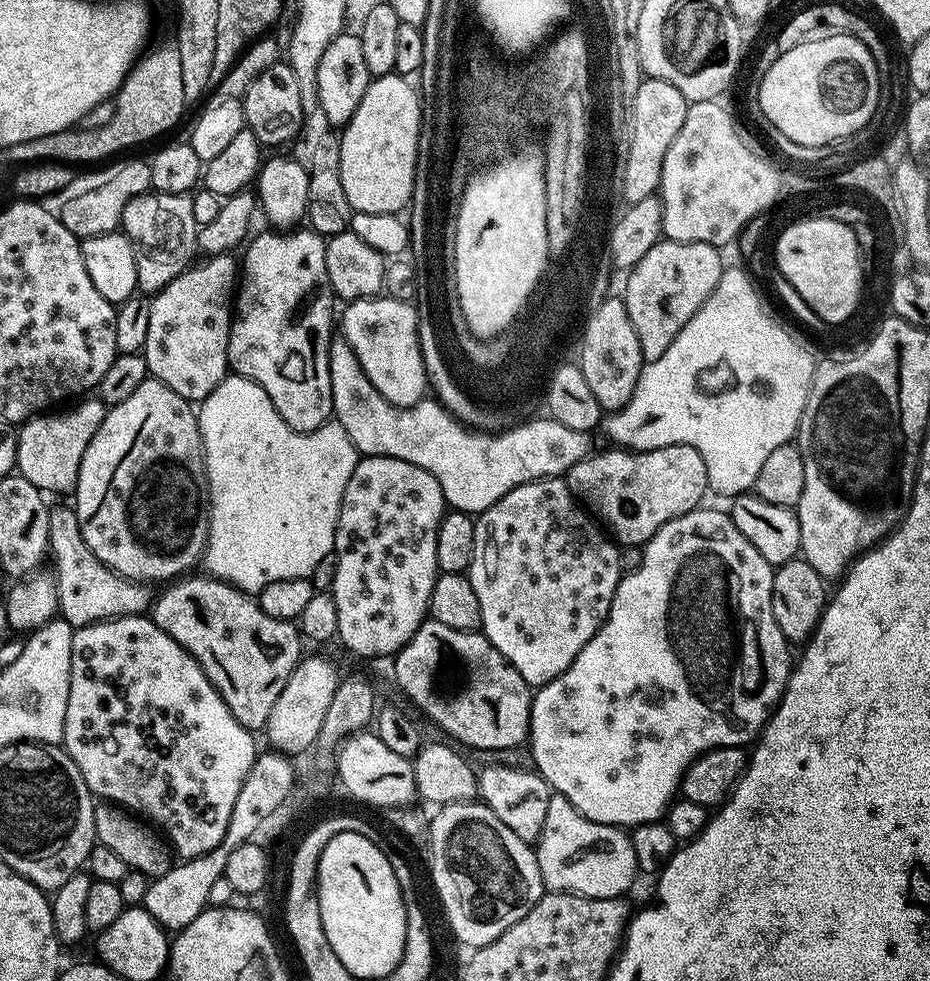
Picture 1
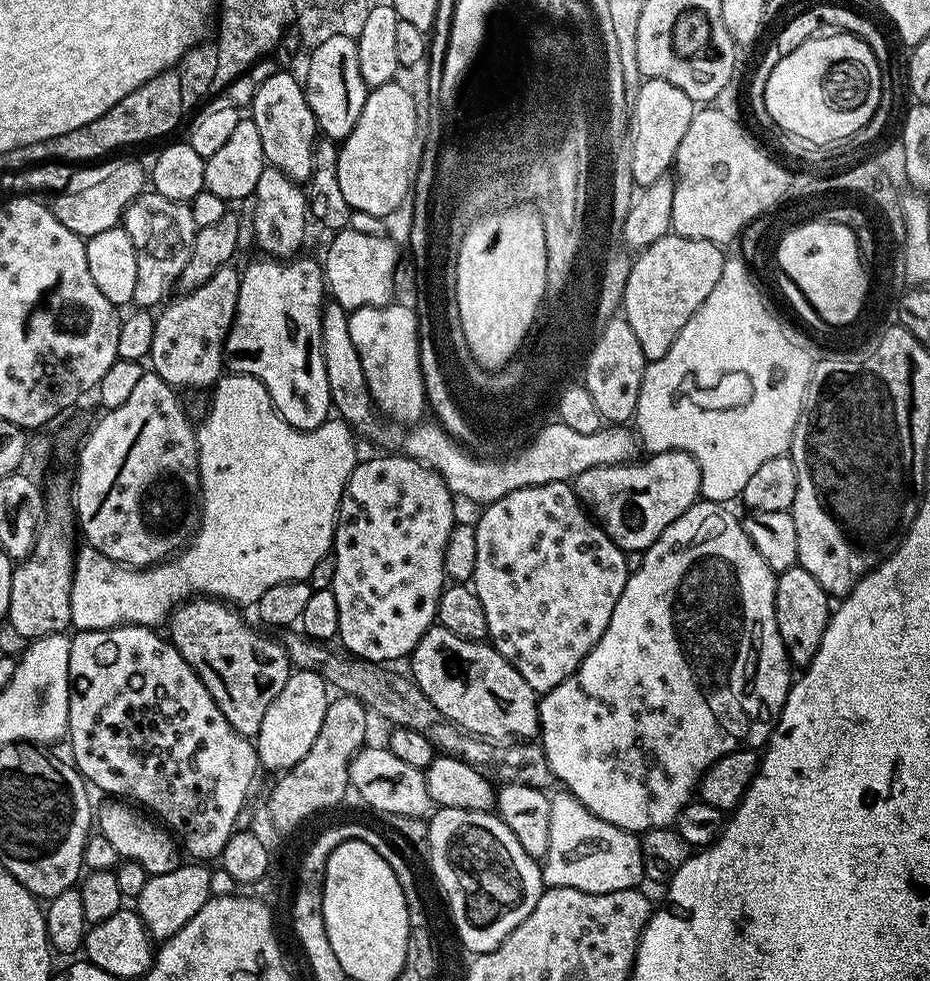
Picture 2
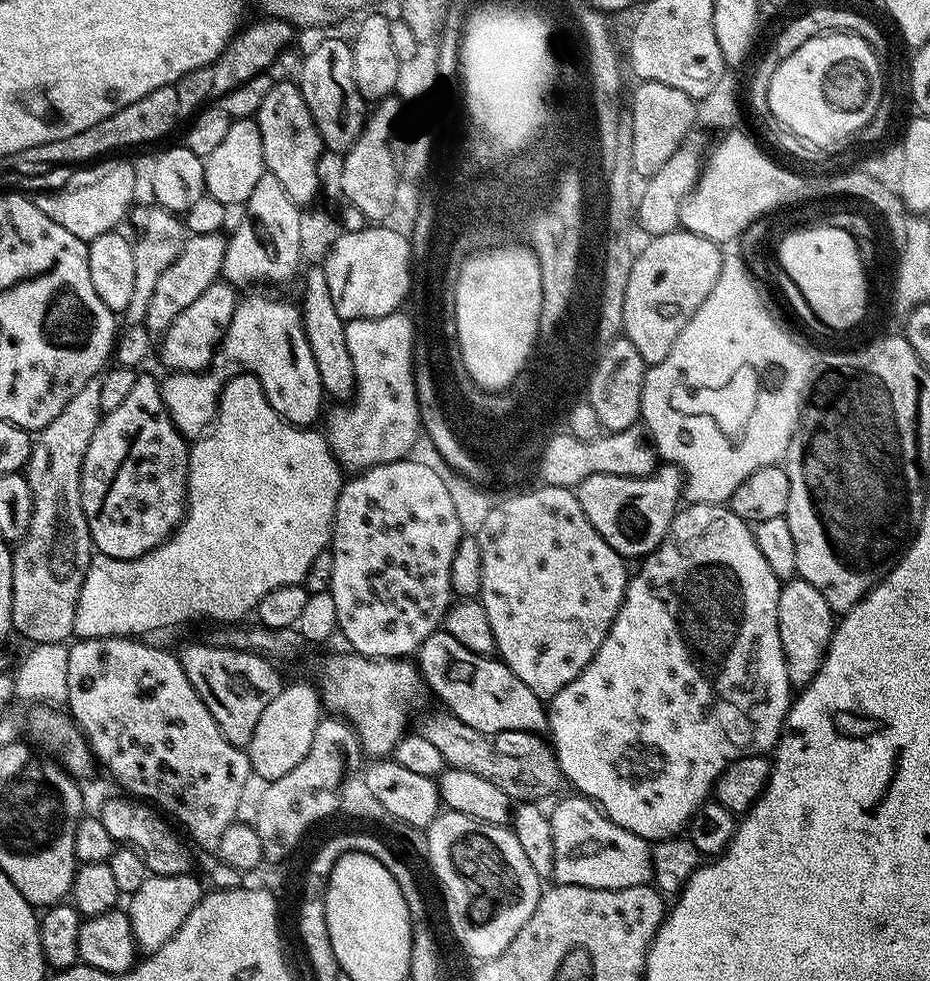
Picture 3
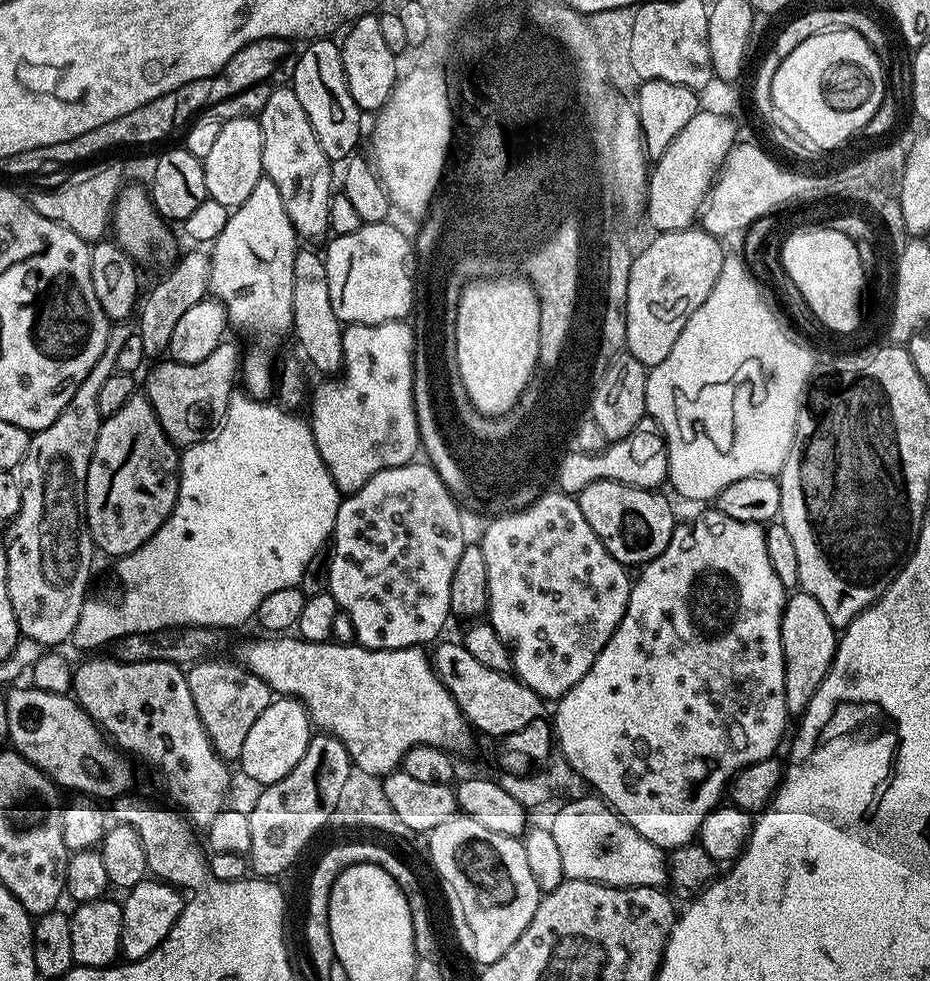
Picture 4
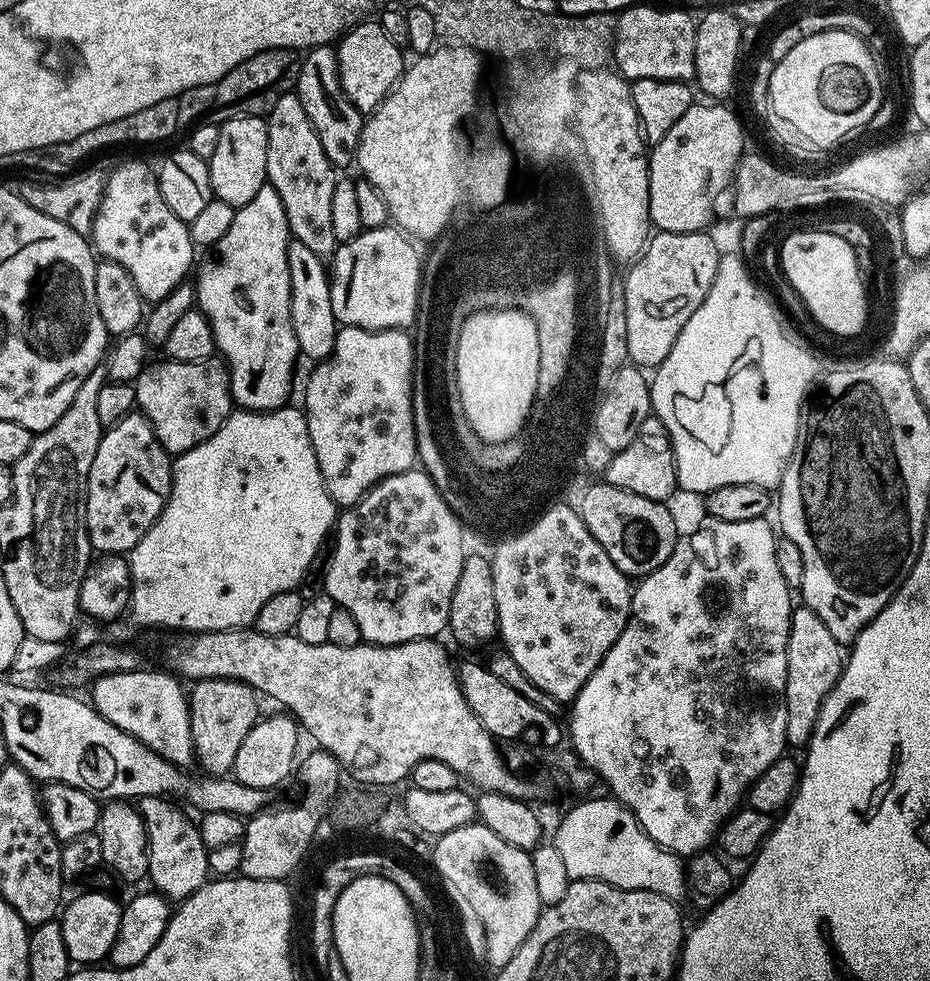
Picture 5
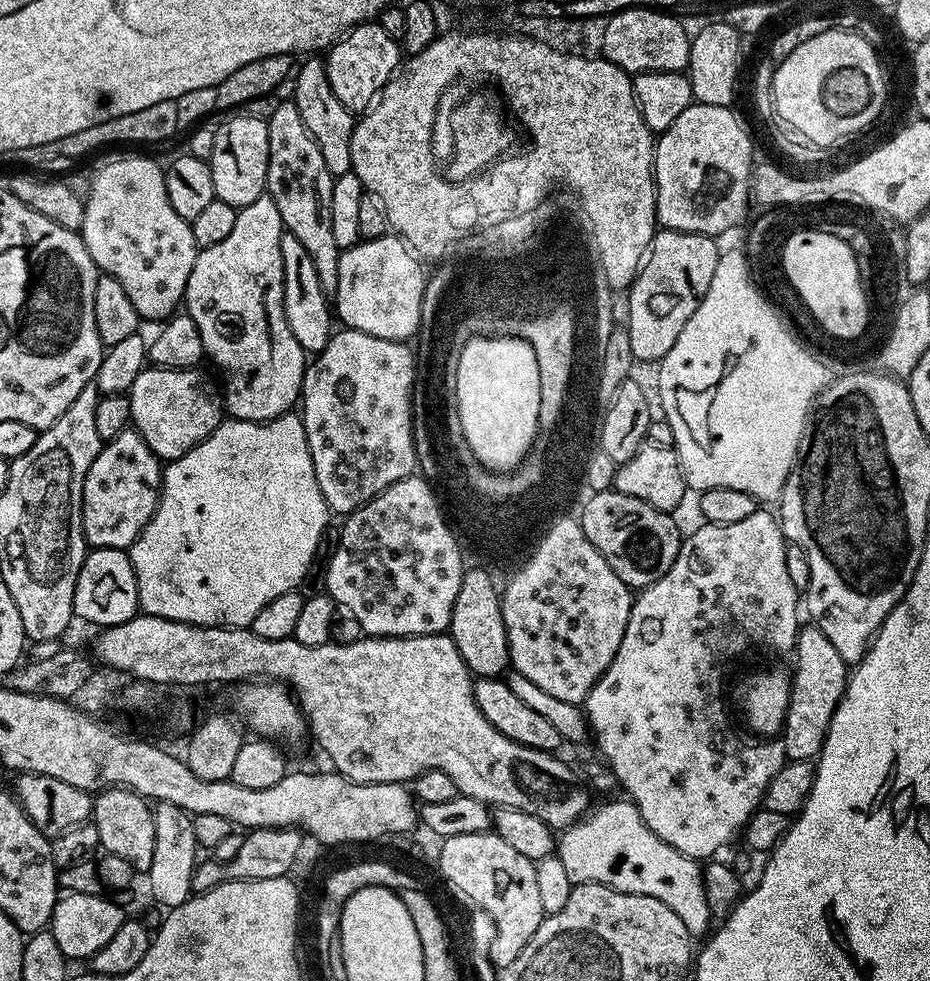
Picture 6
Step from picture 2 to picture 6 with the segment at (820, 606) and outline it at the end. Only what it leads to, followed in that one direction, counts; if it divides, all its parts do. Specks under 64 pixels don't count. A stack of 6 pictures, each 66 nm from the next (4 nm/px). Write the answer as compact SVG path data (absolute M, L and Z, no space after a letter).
M804 626L797 632L795 656L796 669L790 672L792 690L782 729L784 755L788 760L812 762L820 755L830 718L834 718L834 710L844 697L850 668L845 664L842 654L834 650L830 638L826 638L826 634L822 634L822 630L815 626Z

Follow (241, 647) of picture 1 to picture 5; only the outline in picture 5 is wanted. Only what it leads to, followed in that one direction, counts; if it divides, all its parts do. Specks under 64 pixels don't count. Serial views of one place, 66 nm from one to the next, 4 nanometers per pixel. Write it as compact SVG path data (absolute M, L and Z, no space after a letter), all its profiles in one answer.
M222 678L195 681L187 697L195 763L200 763L209 776L229 775L246 734L250 734L257 720L261 719L261 697L249 684Z

